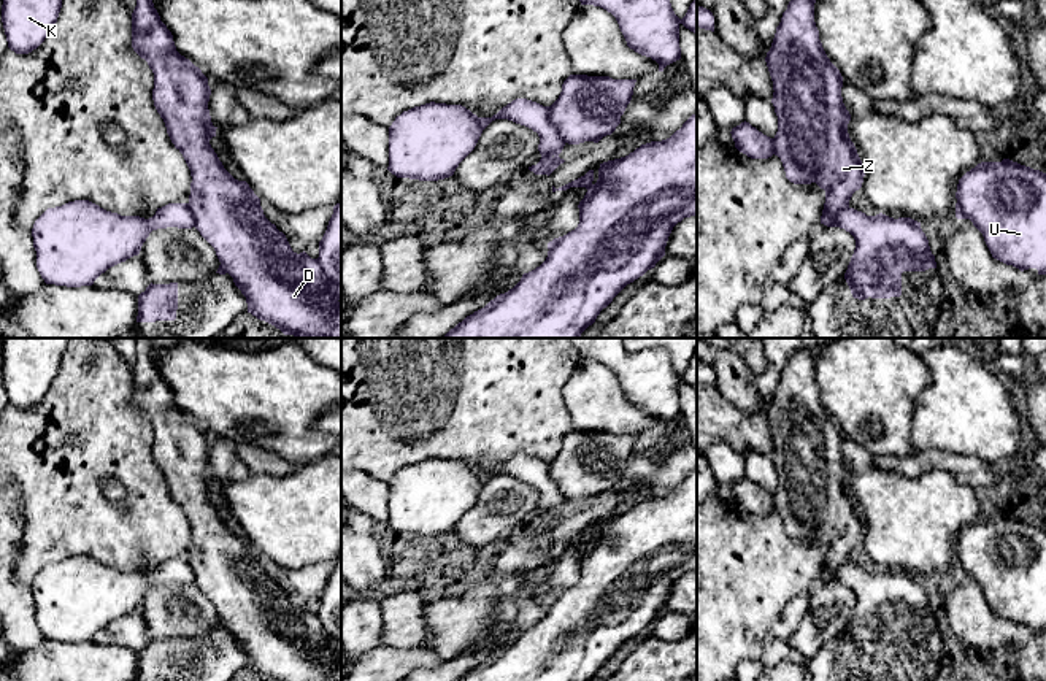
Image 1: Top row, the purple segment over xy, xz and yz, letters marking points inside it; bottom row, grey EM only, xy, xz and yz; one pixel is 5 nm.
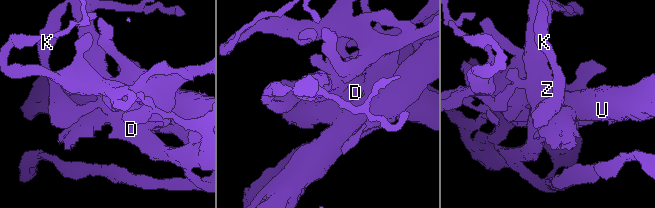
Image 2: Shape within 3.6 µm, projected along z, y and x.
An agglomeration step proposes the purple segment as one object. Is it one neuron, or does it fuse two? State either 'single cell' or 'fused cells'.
fused cells

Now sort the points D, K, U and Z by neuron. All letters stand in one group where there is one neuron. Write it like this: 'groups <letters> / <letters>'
groups D Z / K U

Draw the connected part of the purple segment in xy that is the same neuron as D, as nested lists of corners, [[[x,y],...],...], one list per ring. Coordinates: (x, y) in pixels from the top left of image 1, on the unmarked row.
[[[133,338],[137,362],[132,368],[132,403],[154,429],[152,456],[165,478],[167,489],[183,510],[192,532],[189,564],[195,584],[214,603],[219,618],[246,652],[248,668],[271,681],[341,681],[341,643],[324,629],[317,614],[305,606],[292,606],[286,591],[271,579],[260,554],[246,537],[235,535],[210,500],[216,492],[208,457],[208,433],[189,414],[176,406],[173,391],[160,376],[152,354],[181,341],[181,338]]]

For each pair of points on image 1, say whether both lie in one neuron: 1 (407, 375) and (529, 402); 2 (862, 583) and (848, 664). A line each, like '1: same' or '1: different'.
1: same
2: same

